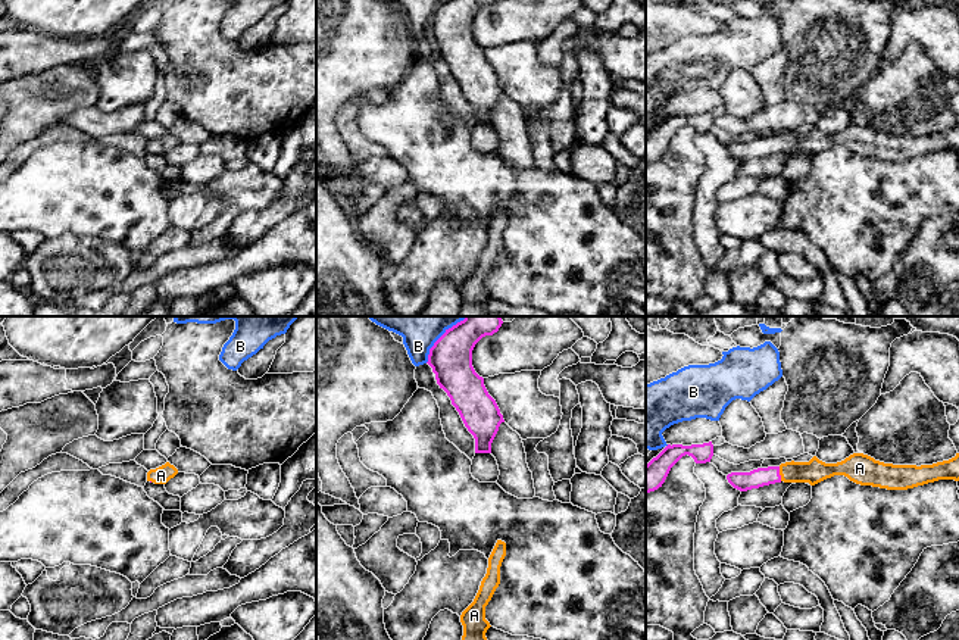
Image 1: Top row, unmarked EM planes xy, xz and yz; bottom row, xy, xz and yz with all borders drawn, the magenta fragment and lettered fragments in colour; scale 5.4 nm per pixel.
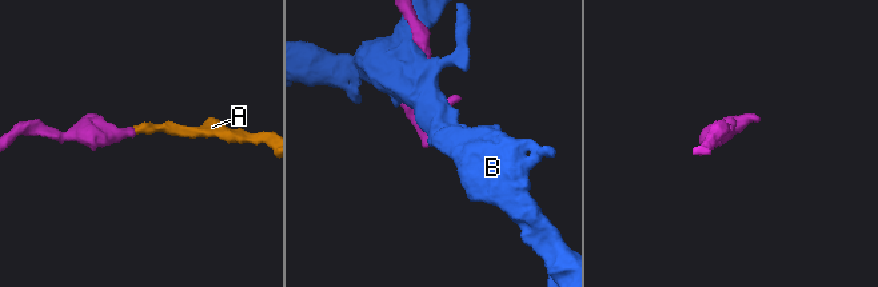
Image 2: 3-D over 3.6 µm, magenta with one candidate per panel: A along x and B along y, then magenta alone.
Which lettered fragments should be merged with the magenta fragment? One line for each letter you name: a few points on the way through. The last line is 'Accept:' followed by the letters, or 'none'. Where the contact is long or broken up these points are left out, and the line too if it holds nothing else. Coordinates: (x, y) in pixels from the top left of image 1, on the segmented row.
A: Path across: yz (743, 481), (778, 474), (814, 471)
Accept: A

